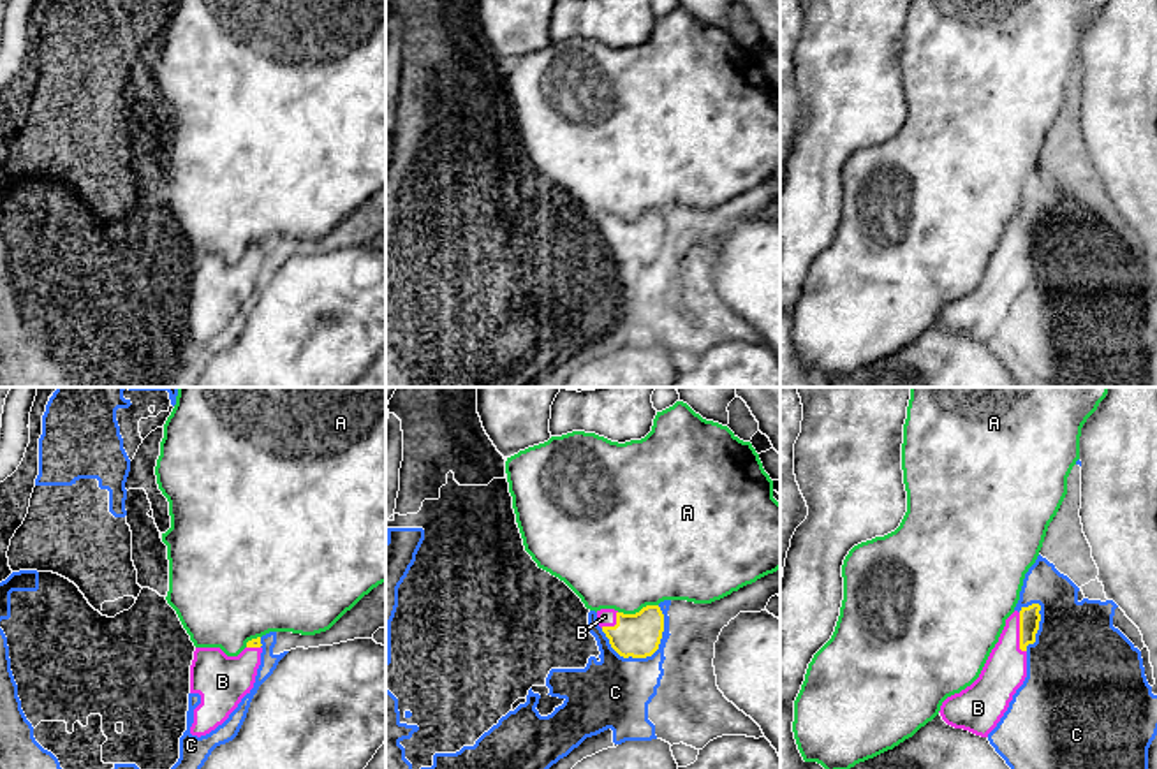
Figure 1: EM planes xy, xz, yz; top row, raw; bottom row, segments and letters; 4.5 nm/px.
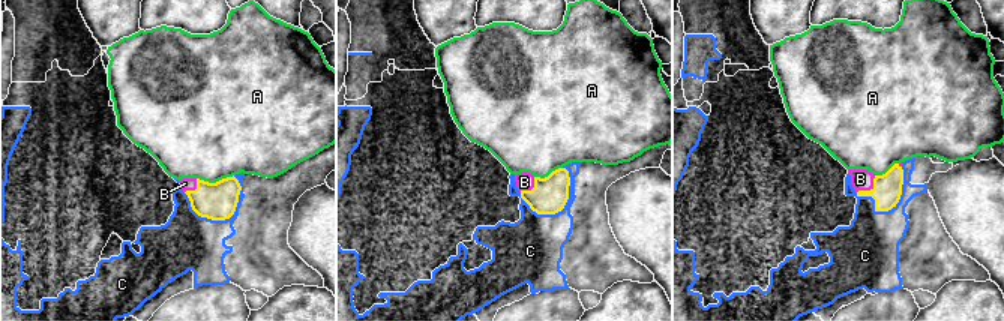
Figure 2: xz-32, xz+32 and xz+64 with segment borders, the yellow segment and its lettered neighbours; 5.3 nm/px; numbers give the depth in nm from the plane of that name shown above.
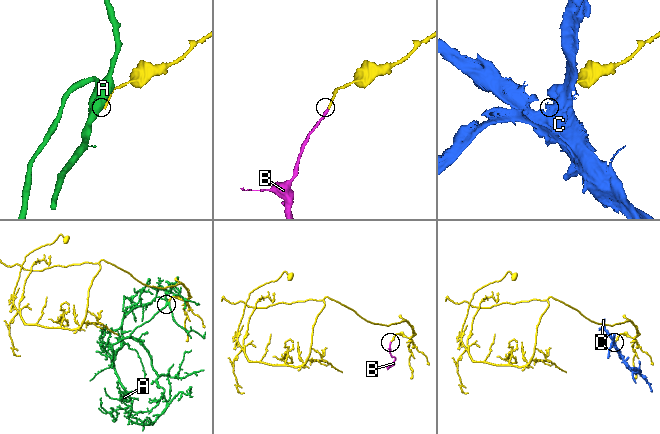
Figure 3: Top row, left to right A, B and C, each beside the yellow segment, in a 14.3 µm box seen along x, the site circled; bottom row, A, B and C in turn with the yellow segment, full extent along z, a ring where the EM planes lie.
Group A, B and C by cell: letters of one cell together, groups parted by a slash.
A / B / C

